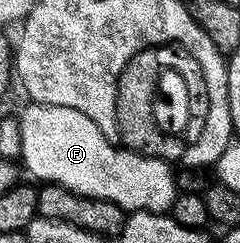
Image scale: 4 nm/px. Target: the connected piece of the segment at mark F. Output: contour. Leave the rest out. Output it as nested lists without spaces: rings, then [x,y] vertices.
[[[31,102],[18,115],[21,128],[21,162],[38,181],[72,190],[75,194],[109,200],[125,212],[144,210],[154,214],[170,211],[177,193],[176,171],[172,163],[157,158],[146,158],[123,149],[112,139],[106,138],[77,108],[46,106]]]

